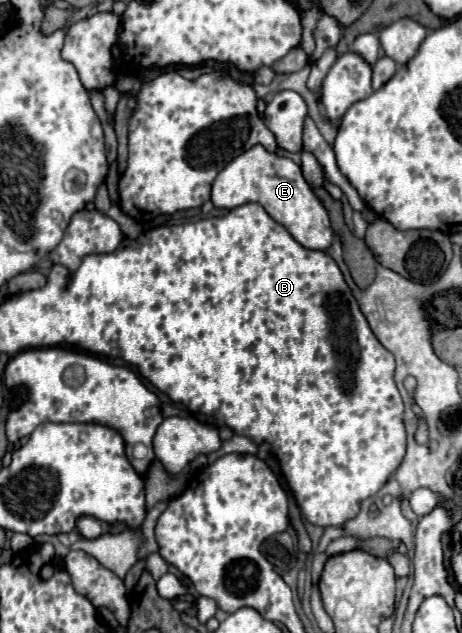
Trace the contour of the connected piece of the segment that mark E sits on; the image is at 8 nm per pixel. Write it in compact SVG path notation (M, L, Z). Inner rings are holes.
M256 144L250 150L236 156L214 180L212 202L216 208L236 208L248 202L264 206L264 210L282 224L304 248L326 250L332 244L332 228L322 202L312 192L310 184L302 176L302 168L286 156L268 152Z

